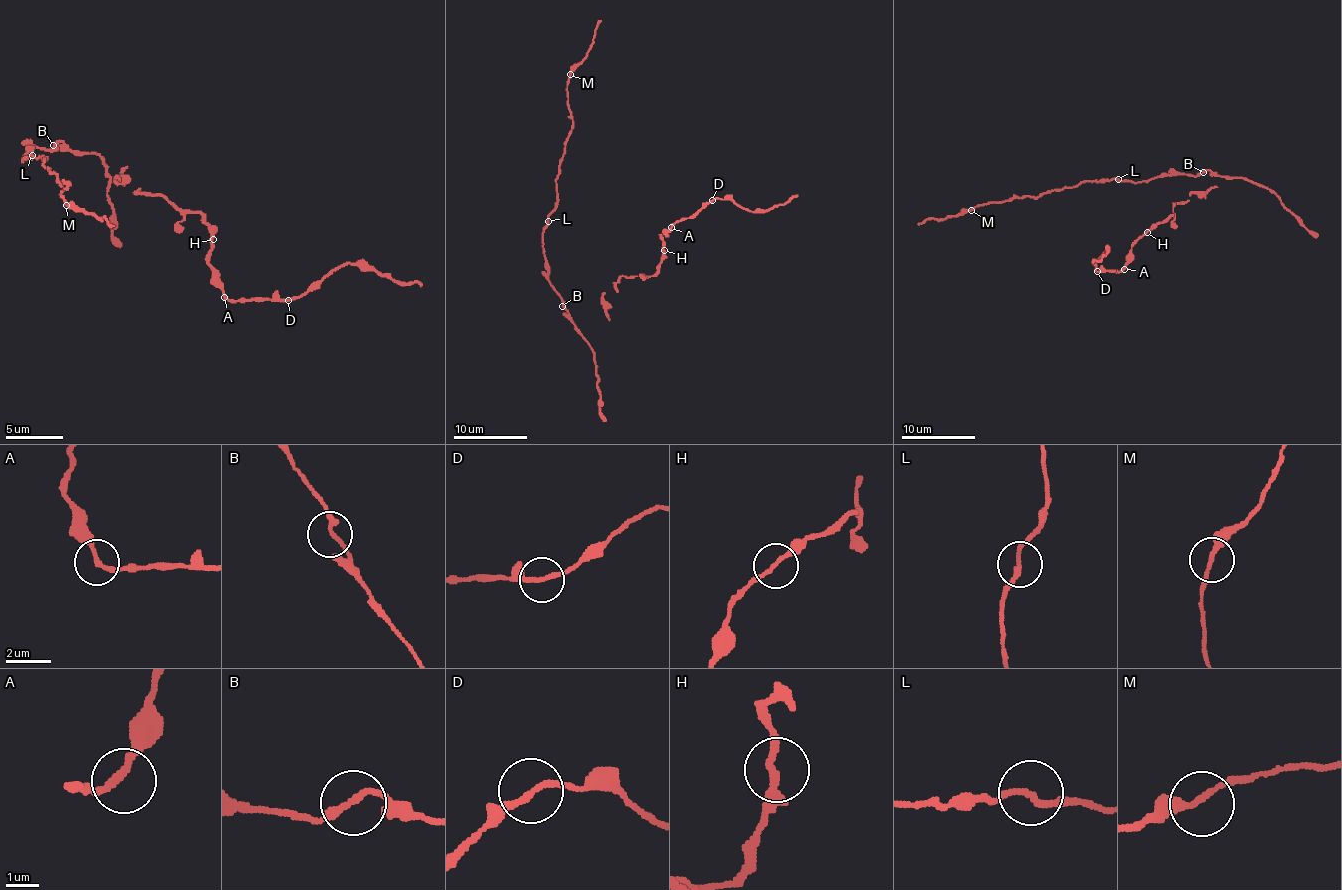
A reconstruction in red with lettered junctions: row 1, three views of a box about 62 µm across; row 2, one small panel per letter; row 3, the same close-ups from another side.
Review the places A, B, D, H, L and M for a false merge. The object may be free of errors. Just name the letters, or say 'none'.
B

